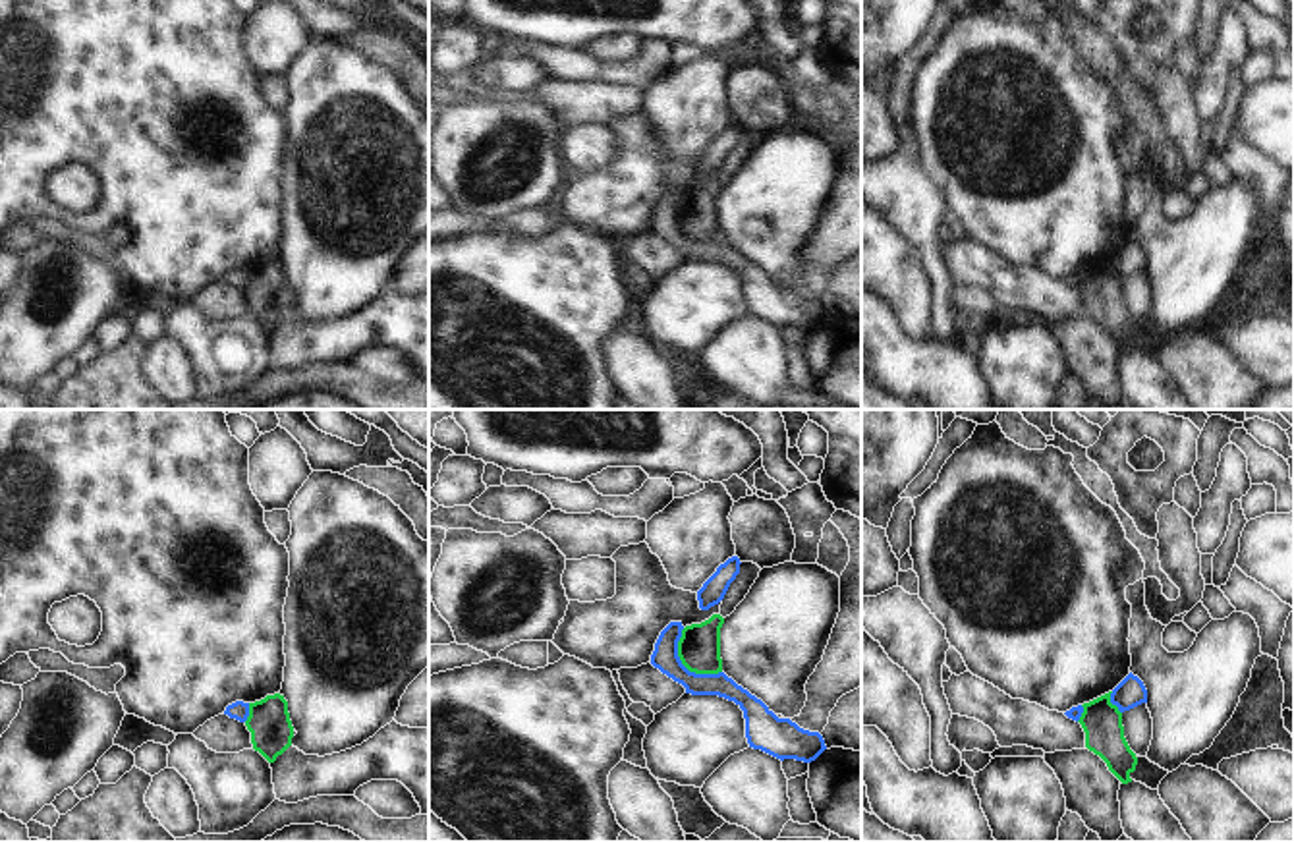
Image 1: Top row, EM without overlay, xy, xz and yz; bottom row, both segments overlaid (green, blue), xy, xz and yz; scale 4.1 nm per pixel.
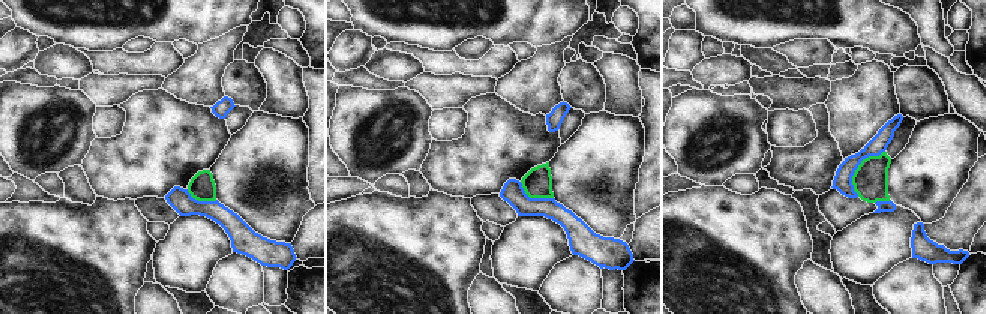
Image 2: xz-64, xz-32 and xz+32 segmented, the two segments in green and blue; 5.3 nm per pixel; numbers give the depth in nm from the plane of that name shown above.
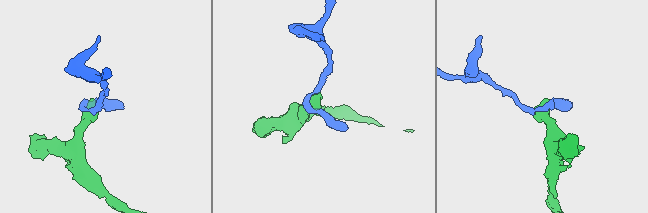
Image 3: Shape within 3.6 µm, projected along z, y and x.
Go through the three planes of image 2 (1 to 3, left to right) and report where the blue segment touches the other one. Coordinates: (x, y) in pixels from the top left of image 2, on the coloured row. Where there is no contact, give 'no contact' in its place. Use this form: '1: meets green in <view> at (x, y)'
1: meets green in xz-64 at (201, 200)
2: meets green in xz-32 at (535, 197)
3: meets green in xz+32 at (859, 167)

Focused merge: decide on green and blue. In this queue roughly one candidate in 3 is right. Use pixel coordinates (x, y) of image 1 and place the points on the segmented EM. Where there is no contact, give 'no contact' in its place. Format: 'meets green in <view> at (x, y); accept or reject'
meets green in xz at (684, 665); reject

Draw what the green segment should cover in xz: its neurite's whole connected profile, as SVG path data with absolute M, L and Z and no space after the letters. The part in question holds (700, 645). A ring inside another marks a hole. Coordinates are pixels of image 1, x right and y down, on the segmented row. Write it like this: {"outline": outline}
{"outline": "M713 614L701 624L691 624L682 630L678 641L678 657L682 664L695 674L718 674L722 672L720 659L720 628L724 618Z"}

